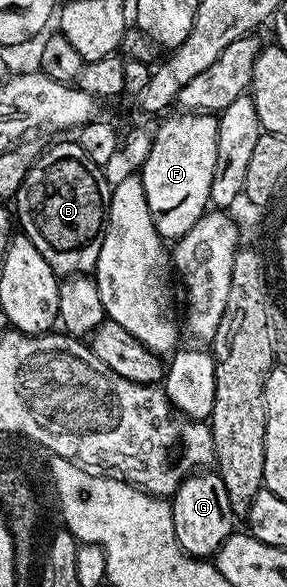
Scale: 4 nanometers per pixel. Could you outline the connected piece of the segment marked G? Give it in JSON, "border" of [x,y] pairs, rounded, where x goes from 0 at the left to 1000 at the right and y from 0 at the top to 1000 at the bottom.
{"border":[[[697,802],[666,813],[645,813],[641,821],[613,833],[592,859],[606,884],[606,911],[659,949],[735,951],[815,906],[815,876],[763,804]]]}

